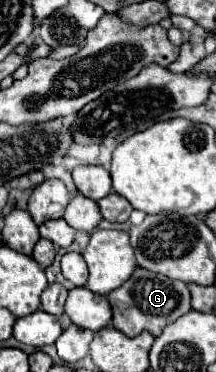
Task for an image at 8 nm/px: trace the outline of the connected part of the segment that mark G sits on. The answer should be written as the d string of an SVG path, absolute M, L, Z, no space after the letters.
M137 268L131 278L123 286L115 288L115 292L109 292L107 298L113 308L113 326L129 338L139 336L143 330L149 330L153 336L159 336L167 324L191 310L189 290L185 282L169 280L167 276L147 272L145 268Z

